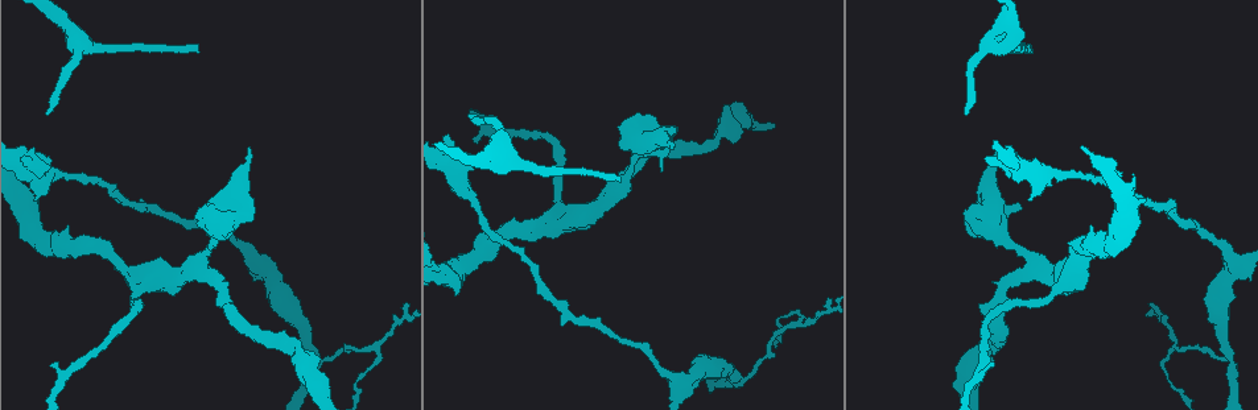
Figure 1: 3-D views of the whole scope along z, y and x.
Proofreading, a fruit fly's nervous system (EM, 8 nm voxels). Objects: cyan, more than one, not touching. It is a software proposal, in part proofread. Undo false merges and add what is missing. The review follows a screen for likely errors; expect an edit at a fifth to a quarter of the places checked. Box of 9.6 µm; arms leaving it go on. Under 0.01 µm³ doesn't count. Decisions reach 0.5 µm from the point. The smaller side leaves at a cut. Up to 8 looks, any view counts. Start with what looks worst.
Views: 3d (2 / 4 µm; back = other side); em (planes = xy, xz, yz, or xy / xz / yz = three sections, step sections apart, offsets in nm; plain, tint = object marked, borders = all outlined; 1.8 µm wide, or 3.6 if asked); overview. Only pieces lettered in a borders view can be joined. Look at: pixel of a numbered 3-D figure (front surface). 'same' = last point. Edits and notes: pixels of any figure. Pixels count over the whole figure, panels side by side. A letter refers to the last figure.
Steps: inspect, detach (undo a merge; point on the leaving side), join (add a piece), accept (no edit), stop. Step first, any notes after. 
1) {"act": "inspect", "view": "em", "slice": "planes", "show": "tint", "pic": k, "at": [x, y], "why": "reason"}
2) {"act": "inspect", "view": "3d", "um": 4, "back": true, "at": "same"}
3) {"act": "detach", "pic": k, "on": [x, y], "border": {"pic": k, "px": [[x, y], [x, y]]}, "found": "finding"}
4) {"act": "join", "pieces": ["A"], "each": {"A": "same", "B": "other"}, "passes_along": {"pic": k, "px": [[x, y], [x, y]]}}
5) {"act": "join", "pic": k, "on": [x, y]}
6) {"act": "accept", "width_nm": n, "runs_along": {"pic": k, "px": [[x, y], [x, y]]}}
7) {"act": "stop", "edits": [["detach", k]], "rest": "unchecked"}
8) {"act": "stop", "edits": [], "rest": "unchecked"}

{"act": "inspect", "view": "em", "slice": "planes", "show": "borders", "pic": 1, "at": [198, 51], "why": "long arm stops here"}

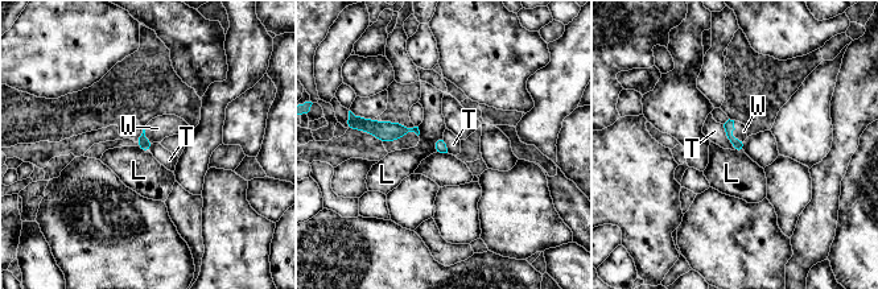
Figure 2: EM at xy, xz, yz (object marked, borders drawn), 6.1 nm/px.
{"act": "join", "pic": 2, "on": [741, 131], "each": {"L": "other", "T": "other", "W": "same"}, "found": "the cell continues"}

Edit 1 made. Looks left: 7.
{"act": "inspect", "view": "em", "slice": "planes", "show": "tint", "pic": 1, "at": [48, 112], "why": "branch stops here"}

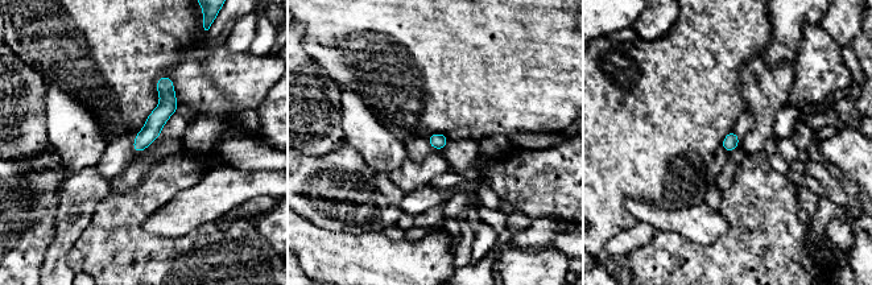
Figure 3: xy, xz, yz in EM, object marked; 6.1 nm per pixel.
{"act": "inspect", "view": "em", "slice": "planes", "show": "borders", "at": "same", "why": "see the neighbours"}

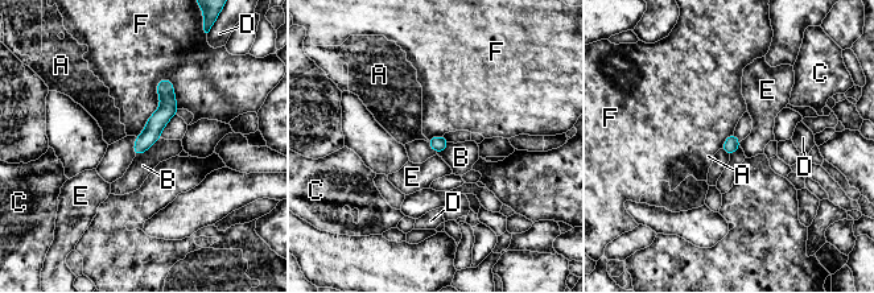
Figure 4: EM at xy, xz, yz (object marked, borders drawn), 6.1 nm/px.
{"act": "accept", "longest_contact_nm": ["F", 420], "each": {"A": "other", "B": "other", "C": "other", "D": "other", "E": "other", "F": "other"}, "runs_along": {"pic": 4, "px": [[165, 82], [165, 112], [136, 152]]}, "found": "none of them fits"}

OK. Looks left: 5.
{"act": "inspect", "view": "em", "slice": "xz", "step": 8, "show": "tint", "pic": 1, "at": [317, 352]}

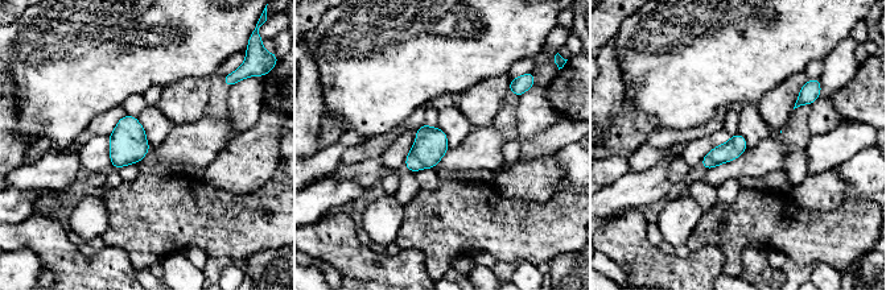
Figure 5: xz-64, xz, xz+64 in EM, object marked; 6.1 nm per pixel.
{"act": "inspect", "view": "em", "slice": "planes", "show": "borders", "at": "same", "why": "cut it another way"}

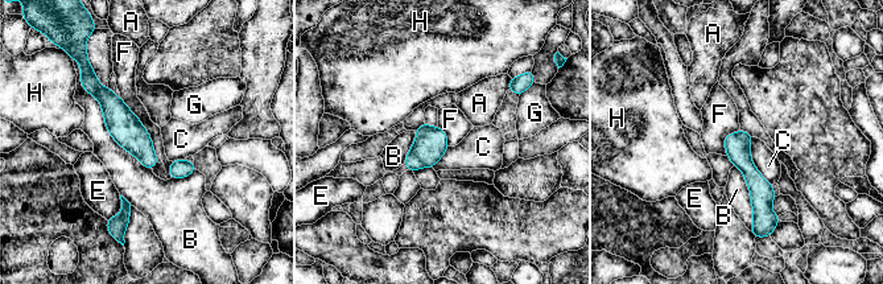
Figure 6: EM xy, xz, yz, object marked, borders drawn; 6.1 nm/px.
{"act": "accept", "width_nm": 150, "each": {"A": "other", "B": "other", "C": "other", "E": "other", "F": "other", "G": "other", "H": "other"}, "runs_along": {"pic": 6, "px": [[95, 83], [151, 164]]}, "found": "one cell here"}

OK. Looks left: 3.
{"act": "stop", "edits": [["join", 2]], "rest": "unchecked"}

